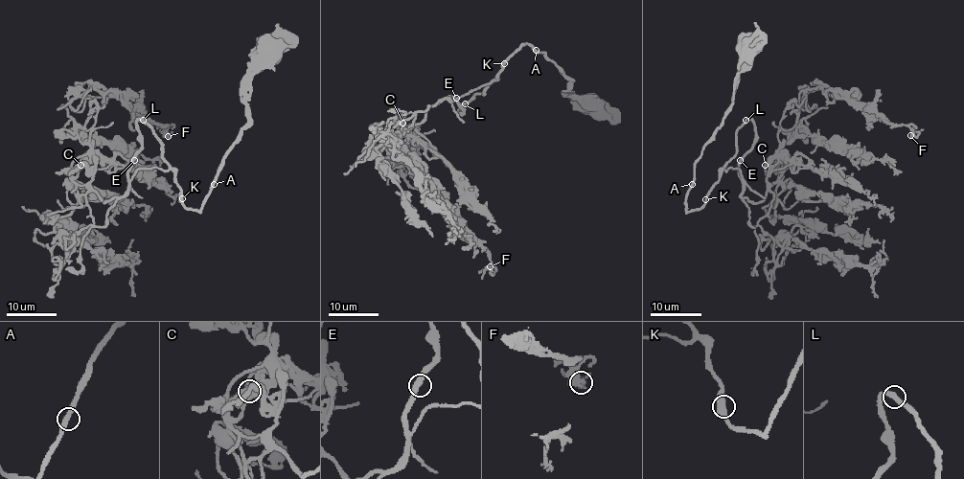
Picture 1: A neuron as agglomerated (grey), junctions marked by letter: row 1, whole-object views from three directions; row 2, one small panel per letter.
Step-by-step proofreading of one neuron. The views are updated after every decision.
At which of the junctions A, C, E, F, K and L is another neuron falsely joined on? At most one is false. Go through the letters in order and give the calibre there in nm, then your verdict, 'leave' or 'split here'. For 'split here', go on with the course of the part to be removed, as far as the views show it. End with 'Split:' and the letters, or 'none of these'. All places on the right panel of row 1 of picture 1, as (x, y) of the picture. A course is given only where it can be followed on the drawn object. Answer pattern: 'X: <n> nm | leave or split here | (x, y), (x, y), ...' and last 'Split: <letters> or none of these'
A: 280 nm | leave
C: 280 nm | leave
E: 320 nm | leave
F: 320 nm | leave
K: 320 nm | leave
L: 320 nm | leave
Split: none of these

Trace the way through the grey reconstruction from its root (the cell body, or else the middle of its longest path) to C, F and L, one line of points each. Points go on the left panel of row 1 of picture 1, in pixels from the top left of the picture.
C: (271, 42), (251, 79), (247, 125), (198, 211), (171, 170), (139, 169), (103, 202), (81, 165)
F: (271, 42), (198, 211), (158, 167), (98, 196), (85, 90), (168, 136)
L: (271, 42), (251, 79), (245, 102), (247, 125), (198, 211), (184, 206), (162, 142), (143, 121)

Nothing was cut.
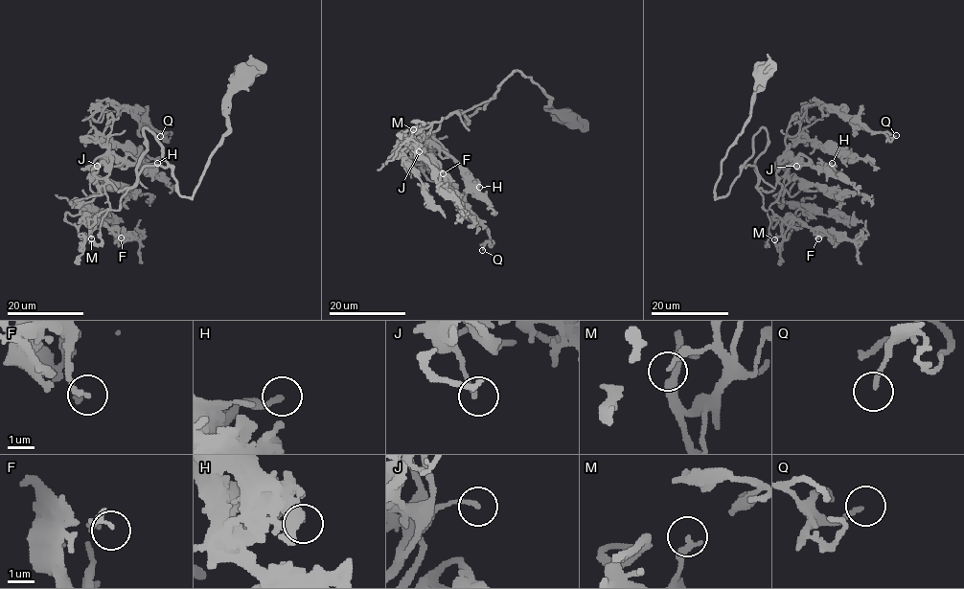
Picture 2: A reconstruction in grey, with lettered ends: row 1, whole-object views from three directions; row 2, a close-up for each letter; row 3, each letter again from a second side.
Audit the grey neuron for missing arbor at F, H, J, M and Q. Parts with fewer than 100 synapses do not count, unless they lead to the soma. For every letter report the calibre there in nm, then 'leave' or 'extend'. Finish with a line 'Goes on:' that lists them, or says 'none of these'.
F: calibre 190 nm; leave
H: calibre 170 nm; leave
J: calibre 140 nm; extend
M: calibre 220 nm; leave
Q: calibre 160 nm; leave
Goes on: J

